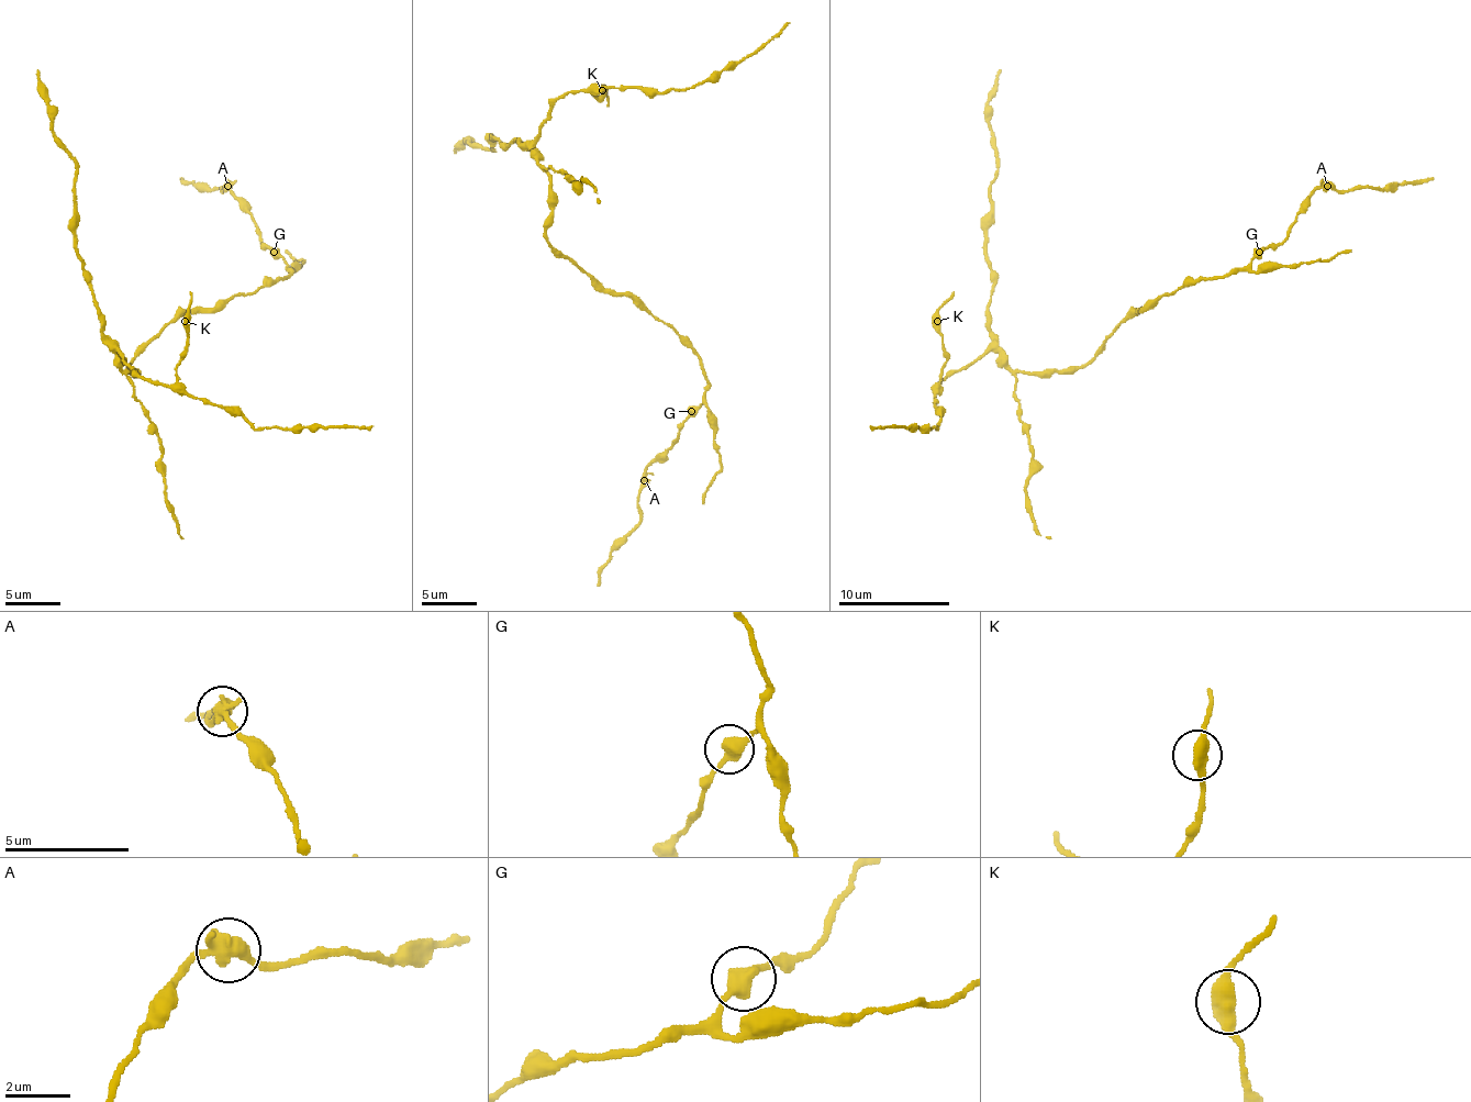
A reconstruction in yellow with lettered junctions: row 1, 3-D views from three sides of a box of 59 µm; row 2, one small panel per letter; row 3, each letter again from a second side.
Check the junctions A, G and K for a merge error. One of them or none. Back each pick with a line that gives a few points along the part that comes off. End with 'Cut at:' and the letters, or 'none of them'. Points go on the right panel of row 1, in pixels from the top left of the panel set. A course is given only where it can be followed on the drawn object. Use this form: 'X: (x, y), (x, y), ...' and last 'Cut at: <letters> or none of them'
Cut at: none of them

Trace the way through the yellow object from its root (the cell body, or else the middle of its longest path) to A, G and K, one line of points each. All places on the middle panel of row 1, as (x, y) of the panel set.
A: (571, 262), (604, 289), (630, 292), (662, 320), (693, 351), (708, 380), (704, 400), (644, 480)
G: (571, 262), (604, 289), (630, 292), (693, 351), (708, 380), (708, 389), (704, 400), (691, 411)
K: (571, 262), (546, 240), (549, 176), (533, 145), (557, 98), (580, 90), (599, 98), (602, 90)

